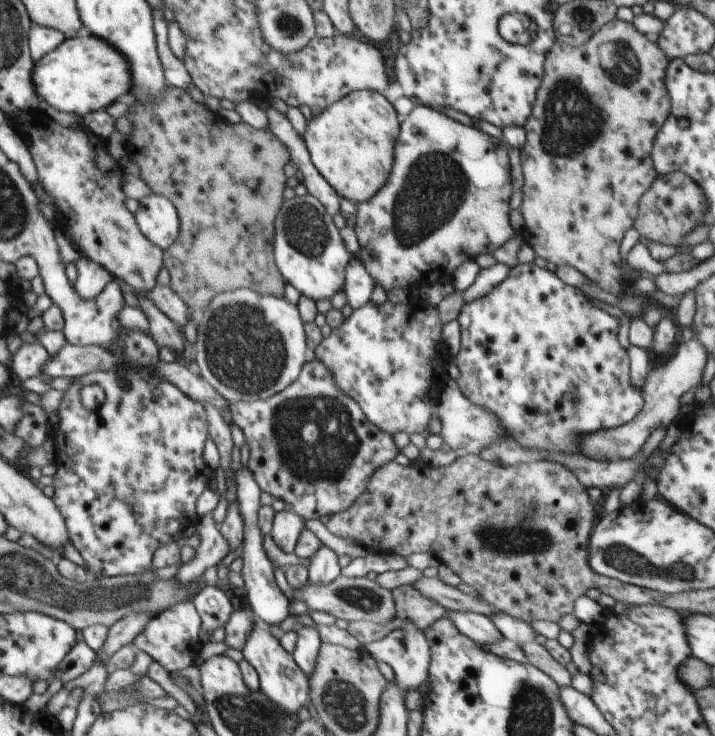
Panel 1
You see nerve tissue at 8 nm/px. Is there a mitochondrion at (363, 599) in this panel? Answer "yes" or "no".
yes

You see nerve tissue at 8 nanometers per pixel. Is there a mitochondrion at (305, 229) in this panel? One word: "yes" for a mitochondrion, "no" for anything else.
yes

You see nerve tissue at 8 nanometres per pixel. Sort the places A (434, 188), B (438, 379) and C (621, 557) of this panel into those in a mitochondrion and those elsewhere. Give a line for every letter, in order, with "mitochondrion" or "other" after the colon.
A: mitochondrion
B: other
C: mitochondrion

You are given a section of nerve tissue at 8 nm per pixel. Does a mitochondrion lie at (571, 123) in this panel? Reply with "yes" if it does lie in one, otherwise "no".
yes

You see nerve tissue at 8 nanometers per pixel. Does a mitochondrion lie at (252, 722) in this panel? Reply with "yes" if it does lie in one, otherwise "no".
yes

